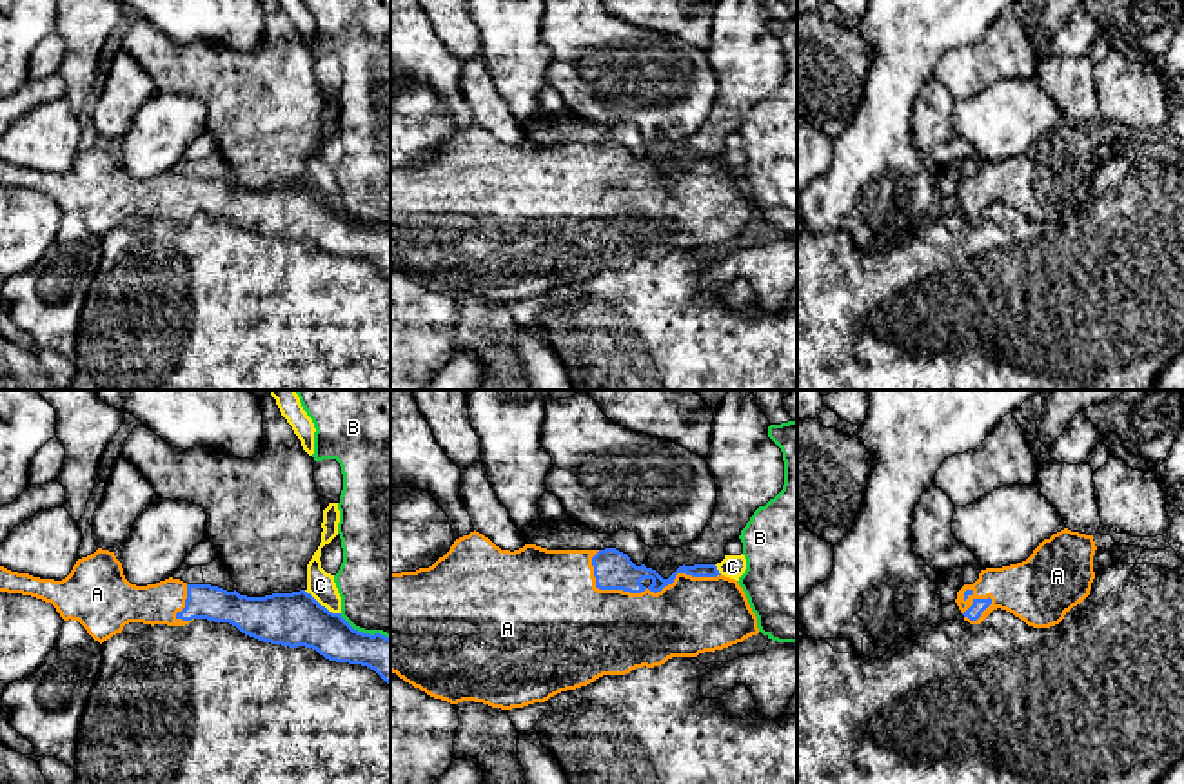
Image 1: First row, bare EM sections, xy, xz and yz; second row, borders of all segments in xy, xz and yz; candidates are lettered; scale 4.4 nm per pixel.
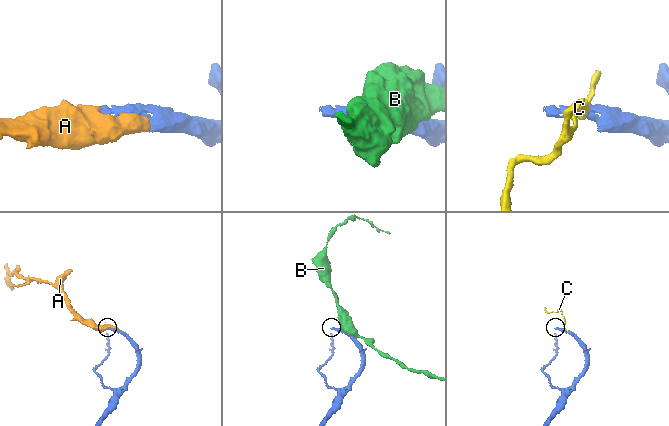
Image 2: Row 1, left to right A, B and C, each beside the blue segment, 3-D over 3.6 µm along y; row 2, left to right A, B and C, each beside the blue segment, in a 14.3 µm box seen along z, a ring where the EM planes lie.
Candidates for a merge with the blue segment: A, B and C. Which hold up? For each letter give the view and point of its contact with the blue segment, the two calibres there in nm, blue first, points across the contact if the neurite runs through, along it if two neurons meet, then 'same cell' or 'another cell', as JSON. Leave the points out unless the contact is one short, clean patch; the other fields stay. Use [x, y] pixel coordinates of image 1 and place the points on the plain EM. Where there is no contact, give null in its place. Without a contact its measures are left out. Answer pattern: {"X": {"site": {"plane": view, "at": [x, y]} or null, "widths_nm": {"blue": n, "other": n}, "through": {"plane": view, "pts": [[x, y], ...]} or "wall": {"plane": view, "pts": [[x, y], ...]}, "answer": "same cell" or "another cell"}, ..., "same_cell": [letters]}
{"A": {"site": {"plane": "xz", "at": [645, 182]}, "widths_nm": {"blue": 170, "other": 380}, "answer": "same cell"}, "B": {"site": {"plane": "xy", "at": [365, 227]}, "widths_nm": {"blue": 200, "other": 460}, "answer": "another cell"}, "C": {"site": {"plane": "xy", "at": [320, 198]}, "widths_nm": {"blue": 240, "other": 120}, "wall": {"plane": "xy", "pts": [[304, 184], [329, 204], [340, 207]]}, "answer": "another cell"}, "same_cell": ["A"]}

